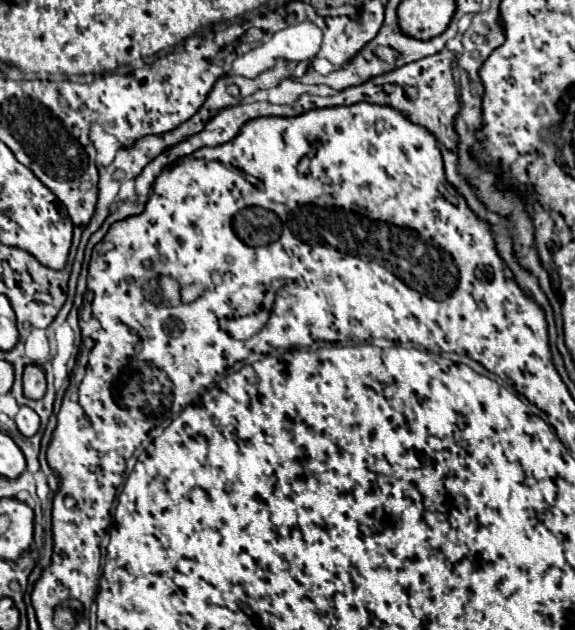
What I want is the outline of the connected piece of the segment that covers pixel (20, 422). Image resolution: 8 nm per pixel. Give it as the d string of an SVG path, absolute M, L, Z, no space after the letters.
M20 406L20 412L16 414L14 422L24 436L34 436L40 428L40 416L28 406Z

